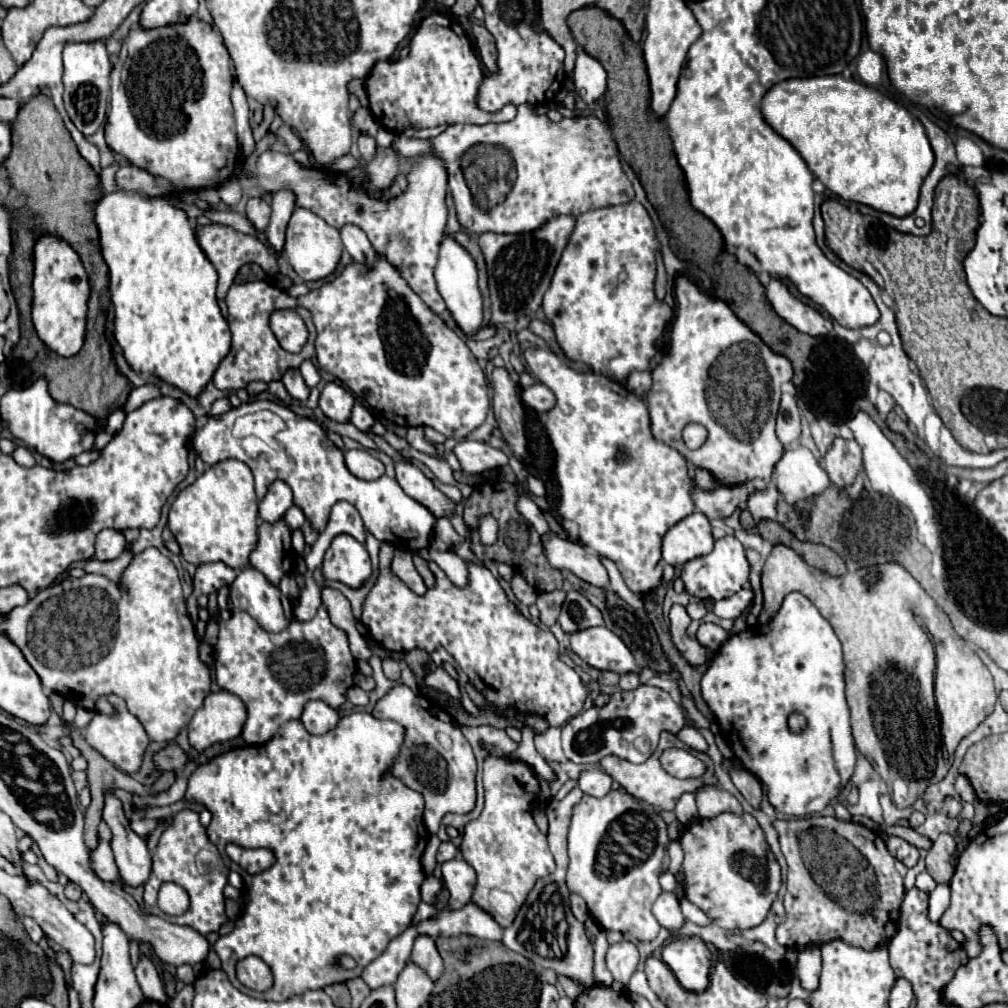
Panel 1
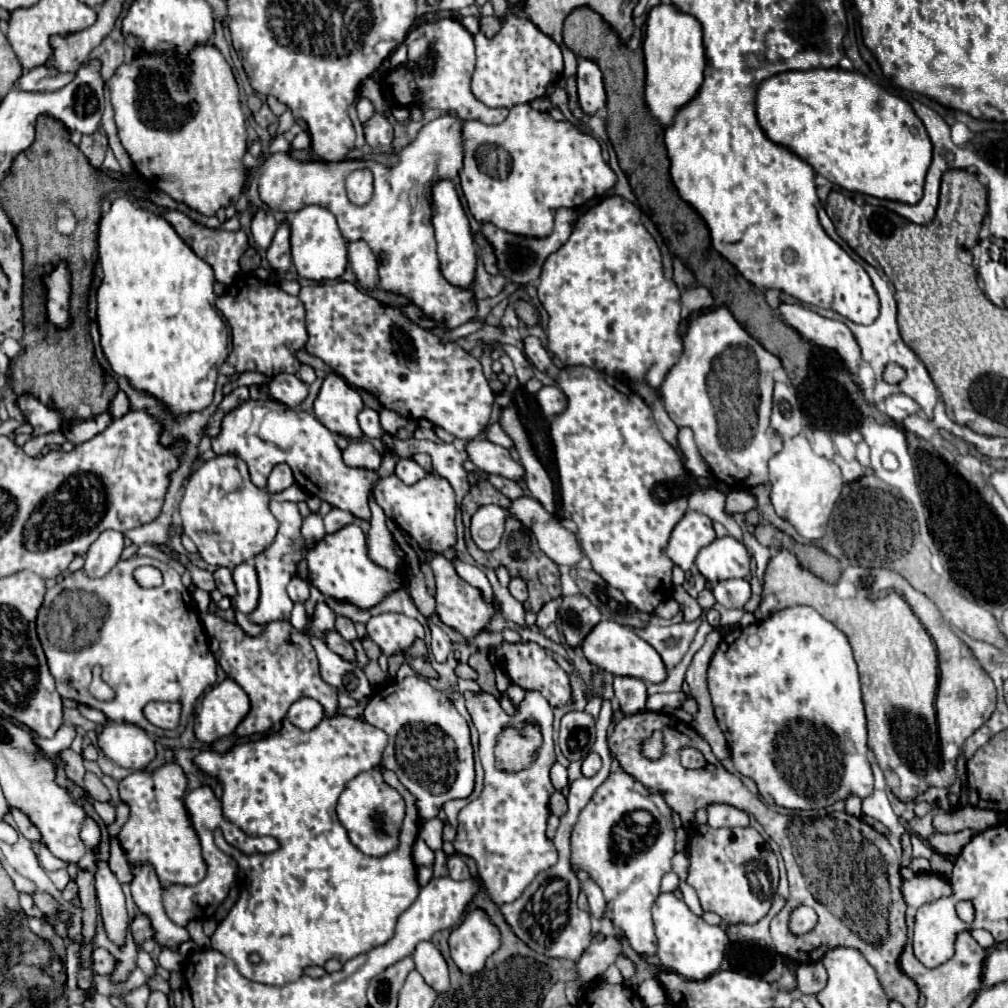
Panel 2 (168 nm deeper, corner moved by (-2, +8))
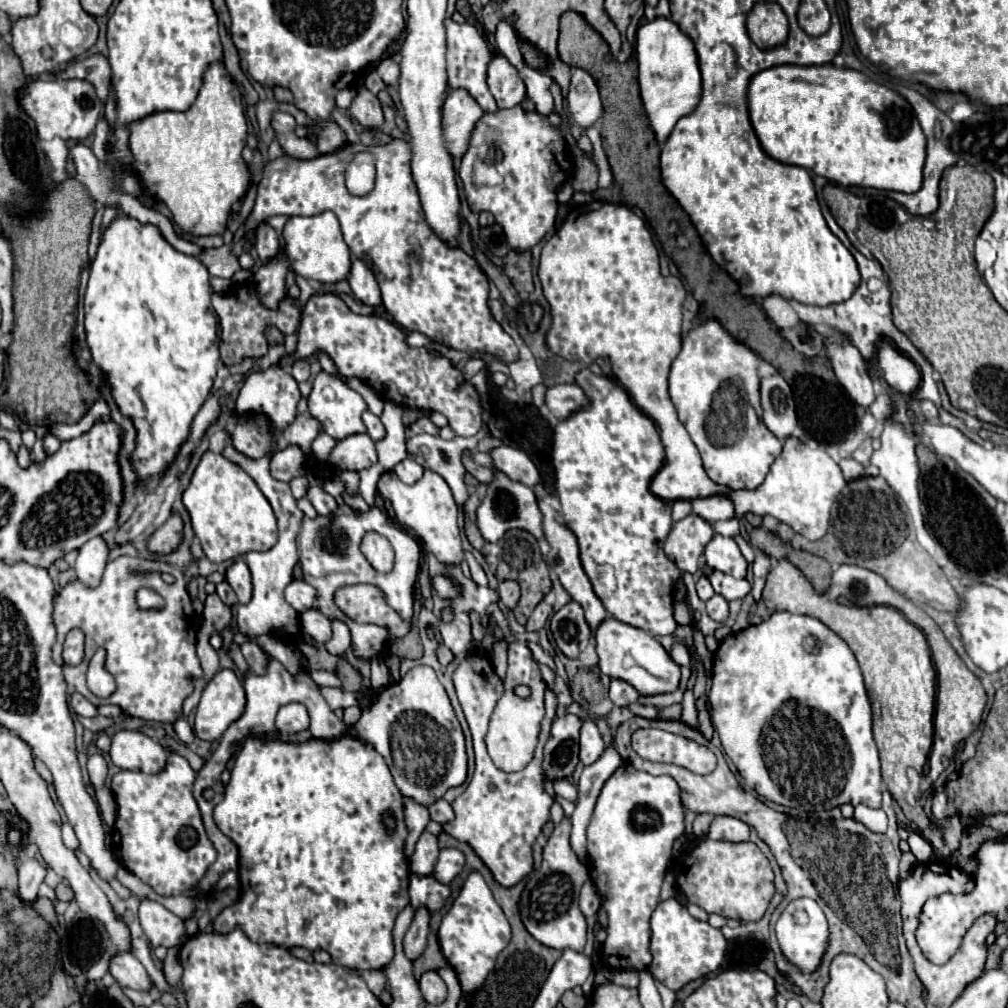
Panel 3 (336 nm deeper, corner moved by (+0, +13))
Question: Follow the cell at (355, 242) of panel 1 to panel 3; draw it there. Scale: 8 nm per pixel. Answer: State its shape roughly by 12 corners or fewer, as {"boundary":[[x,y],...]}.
{"boundary":[[352,261],[348,283],[366,305],[380,305],[372,269]]}

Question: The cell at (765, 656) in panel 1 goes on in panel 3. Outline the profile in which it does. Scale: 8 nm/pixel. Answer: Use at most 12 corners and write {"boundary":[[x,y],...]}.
{"boundary":[[776,611],[708,693],[760,797],[882,803],[852,649]]}

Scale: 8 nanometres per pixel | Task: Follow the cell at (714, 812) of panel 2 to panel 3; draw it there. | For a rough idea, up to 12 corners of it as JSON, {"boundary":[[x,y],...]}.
{"boundary":[[728,815],[712,819],[710,839],[748,841],[750,827]]}

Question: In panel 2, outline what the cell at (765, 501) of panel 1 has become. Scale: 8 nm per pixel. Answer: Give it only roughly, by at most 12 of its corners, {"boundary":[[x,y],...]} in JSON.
{"boundary":[[744,490],[726,496],[724,512],[734,516],[756,508],[756,498]]}

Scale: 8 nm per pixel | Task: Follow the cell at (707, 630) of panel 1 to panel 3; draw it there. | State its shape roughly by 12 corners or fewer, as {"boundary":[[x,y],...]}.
{"boundary":[[722,595],[708,599],[706,609],[714,621],[728,617],[728,601]]}

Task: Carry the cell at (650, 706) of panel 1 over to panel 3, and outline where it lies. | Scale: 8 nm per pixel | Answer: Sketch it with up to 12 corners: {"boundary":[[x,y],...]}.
{"boundary":[[562,715],[544,747],[548,779],[570,777],[578,765],[580,719]]}

